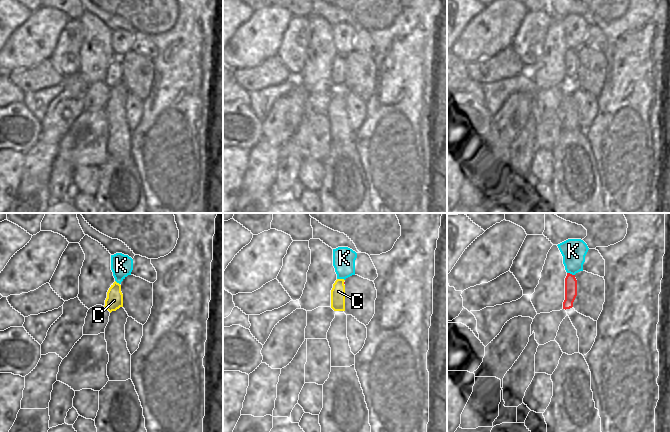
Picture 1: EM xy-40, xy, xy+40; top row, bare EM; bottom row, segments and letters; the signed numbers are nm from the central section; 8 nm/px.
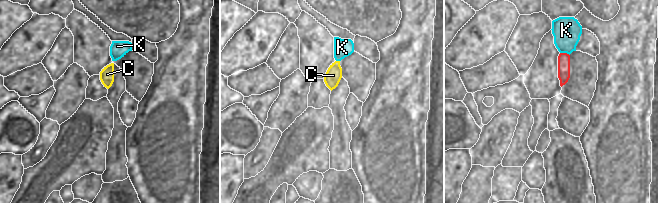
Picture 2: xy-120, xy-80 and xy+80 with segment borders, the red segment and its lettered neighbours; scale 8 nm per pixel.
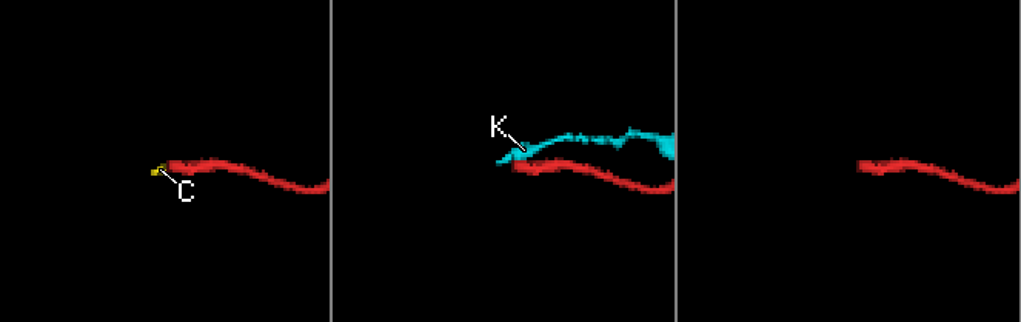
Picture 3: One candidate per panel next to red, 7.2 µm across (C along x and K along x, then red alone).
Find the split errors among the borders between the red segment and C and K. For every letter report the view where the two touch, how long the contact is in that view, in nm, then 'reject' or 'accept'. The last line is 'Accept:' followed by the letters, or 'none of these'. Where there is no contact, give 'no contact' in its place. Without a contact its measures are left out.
C: no contact; accept
K: contact in xy+40; length 70 nm; reject
Accept: C

